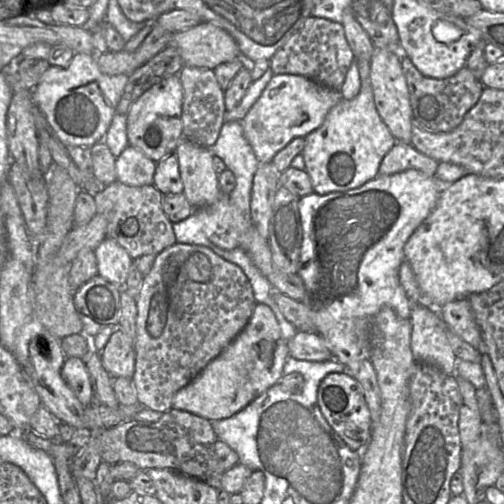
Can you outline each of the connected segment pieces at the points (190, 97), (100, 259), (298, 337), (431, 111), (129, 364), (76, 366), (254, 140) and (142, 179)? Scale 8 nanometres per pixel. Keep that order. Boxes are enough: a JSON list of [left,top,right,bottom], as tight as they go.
[[178,65,225,148],[94,238,133,288],[287,331,333,362],[401,55,484,133],[100,327,135,379],[61,357,94,407],[242,74,342,162],[115,145,156,187]]

